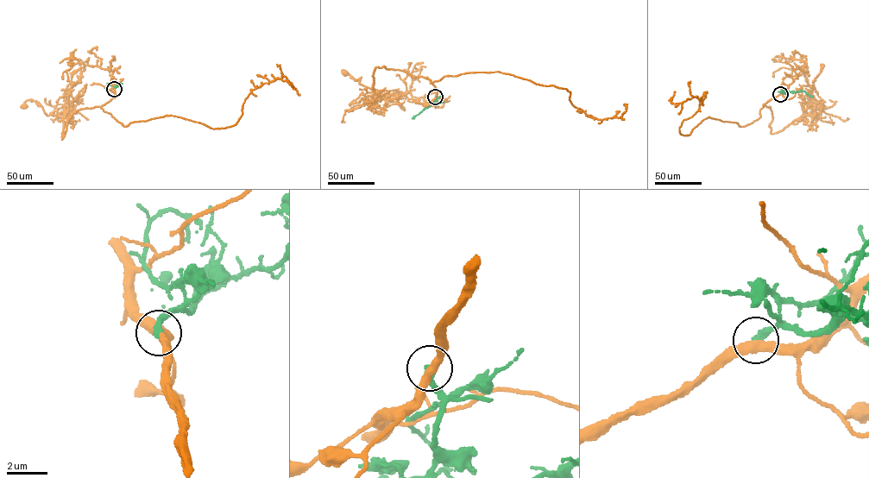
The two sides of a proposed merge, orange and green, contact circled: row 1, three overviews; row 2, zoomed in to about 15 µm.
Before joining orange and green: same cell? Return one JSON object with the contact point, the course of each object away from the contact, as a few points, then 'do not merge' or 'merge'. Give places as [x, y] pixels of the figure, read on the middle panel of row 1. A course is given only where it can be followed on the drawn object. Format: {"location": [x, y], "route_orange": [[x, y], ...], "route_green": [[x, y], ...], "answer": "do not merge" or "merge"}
{"location": [435, 97], "route_orange": [[435, 97], [431, 80], [403, 71], [375, 67], [371, 88], [344, 72]], "route_green": [[435, 97], [435, 103], [412, 118]], "answer": "do not merge"}

